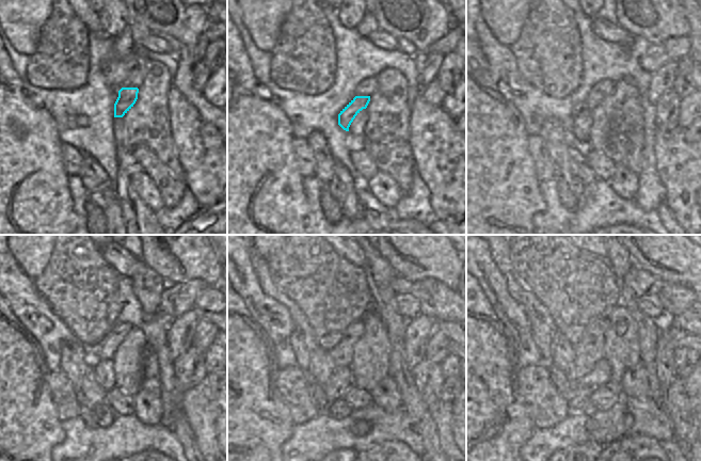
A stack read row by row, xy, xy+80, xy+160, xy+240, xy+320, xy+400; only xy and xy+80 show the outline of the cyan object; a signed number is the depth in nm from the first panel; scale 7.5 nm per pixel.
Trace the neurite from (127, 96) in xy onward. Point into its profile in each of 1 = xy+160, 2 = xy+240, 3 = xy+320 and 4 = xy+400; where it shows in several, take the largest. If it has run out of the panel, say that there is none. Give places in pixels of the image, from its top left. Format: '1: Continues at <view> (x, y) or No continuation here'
1: Continues at xy+160 (583, 122)
2: Continues at xy+240 (104, 372)
3: Continues at xy+320 (341, 379)
4: Continues at xy+400 (575, 386)

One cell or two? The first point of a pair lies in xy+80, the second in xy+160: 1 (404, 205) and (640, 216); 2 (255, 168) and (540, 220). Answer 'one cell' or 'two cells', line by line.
1: two cells
2: two cells

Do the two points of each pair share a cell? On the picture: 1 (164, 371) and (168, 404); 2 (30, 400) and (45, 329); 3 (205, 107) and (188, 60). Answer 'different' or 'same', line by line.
1: same
2: different
3: same

